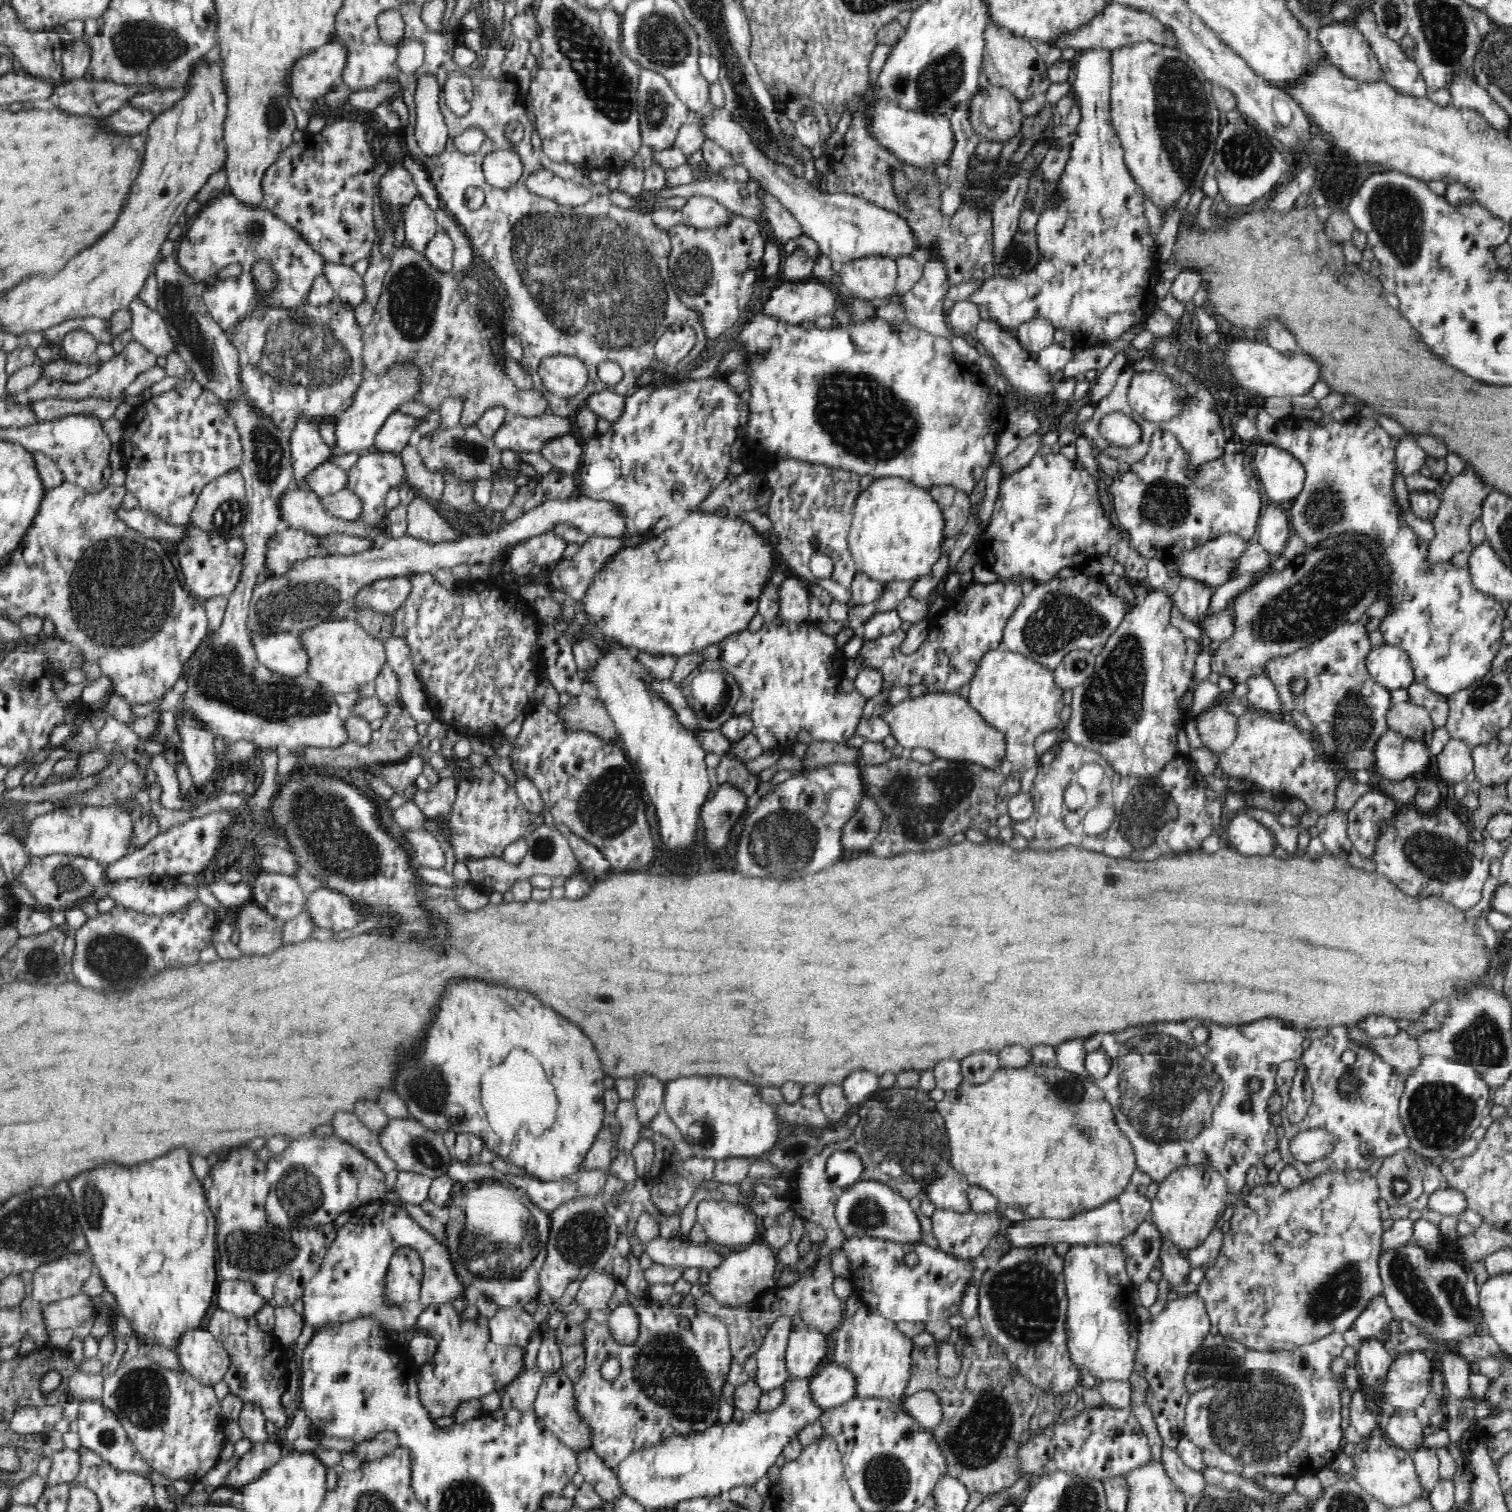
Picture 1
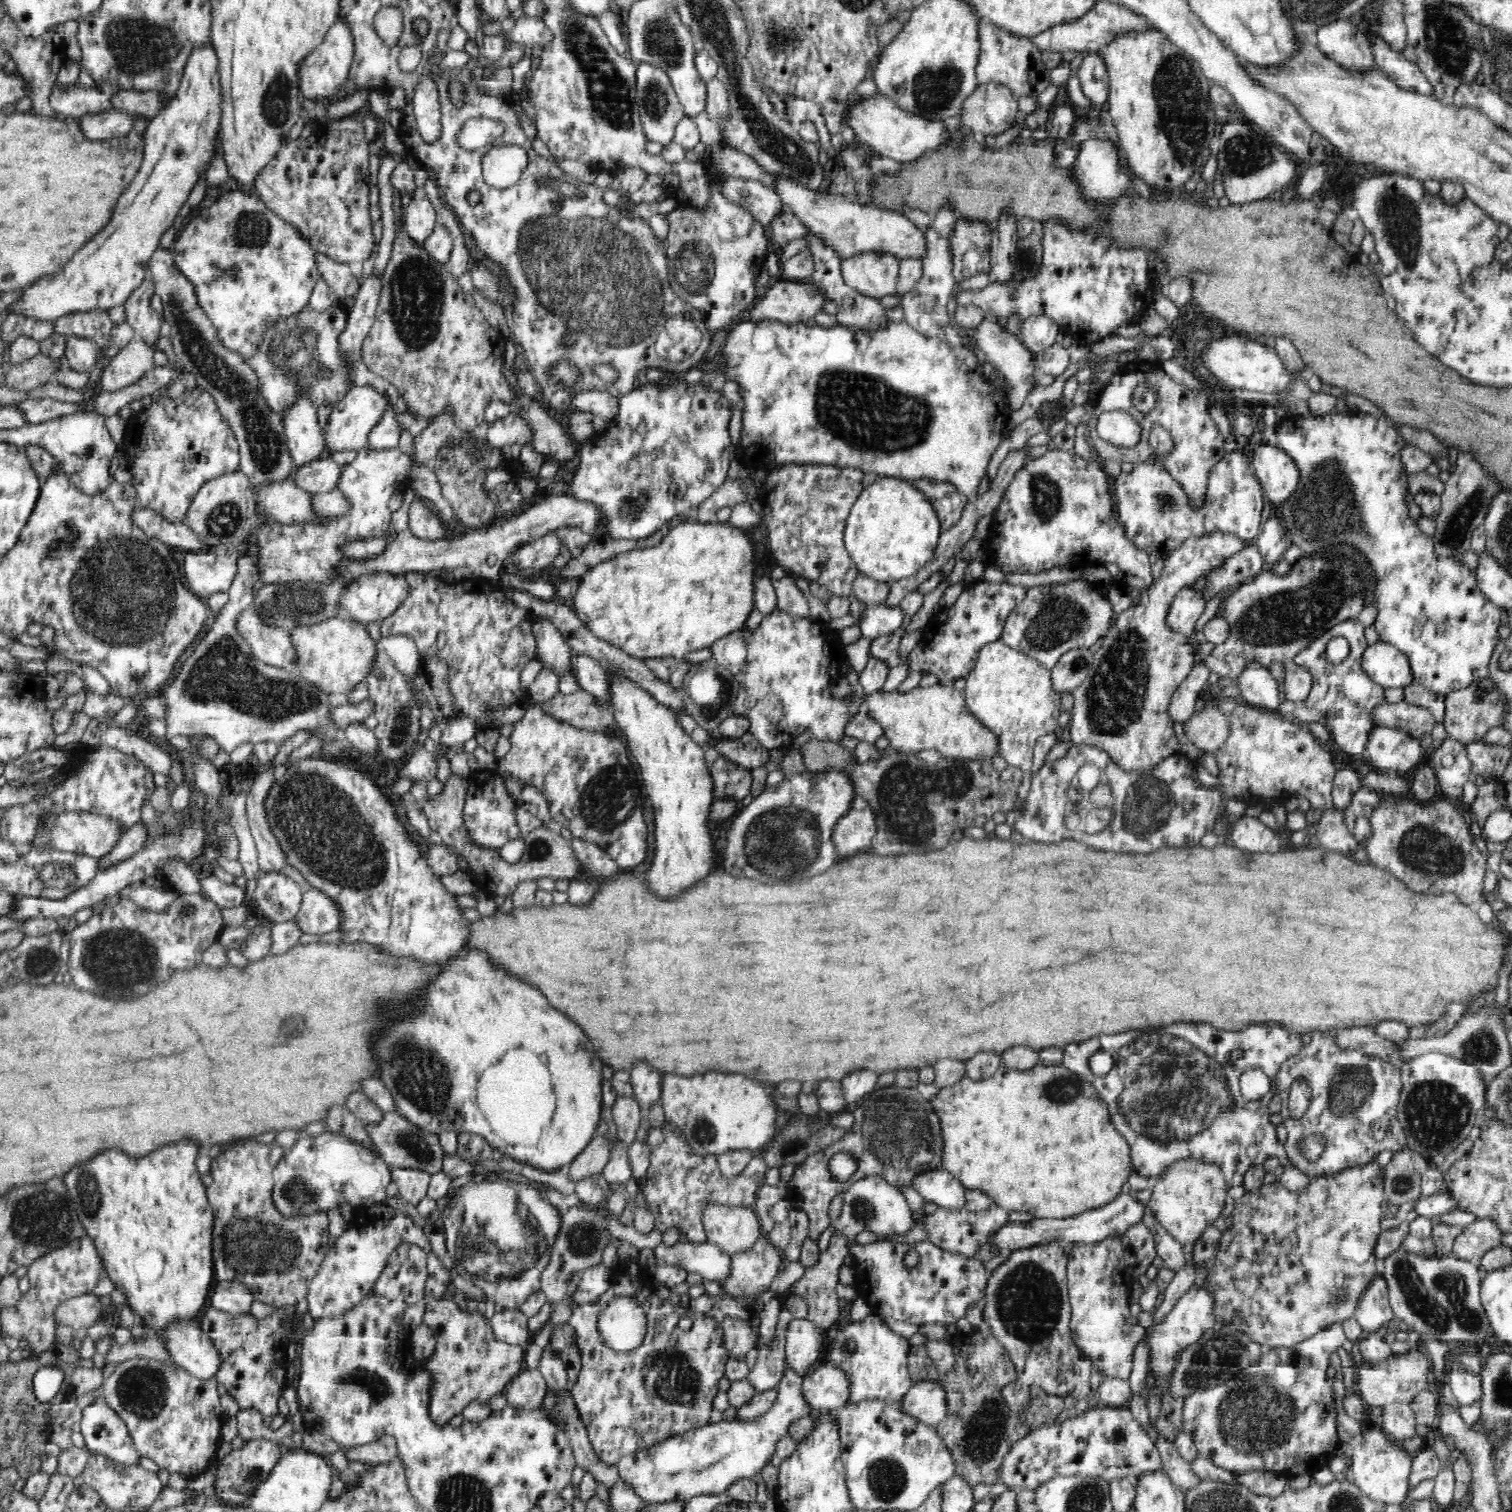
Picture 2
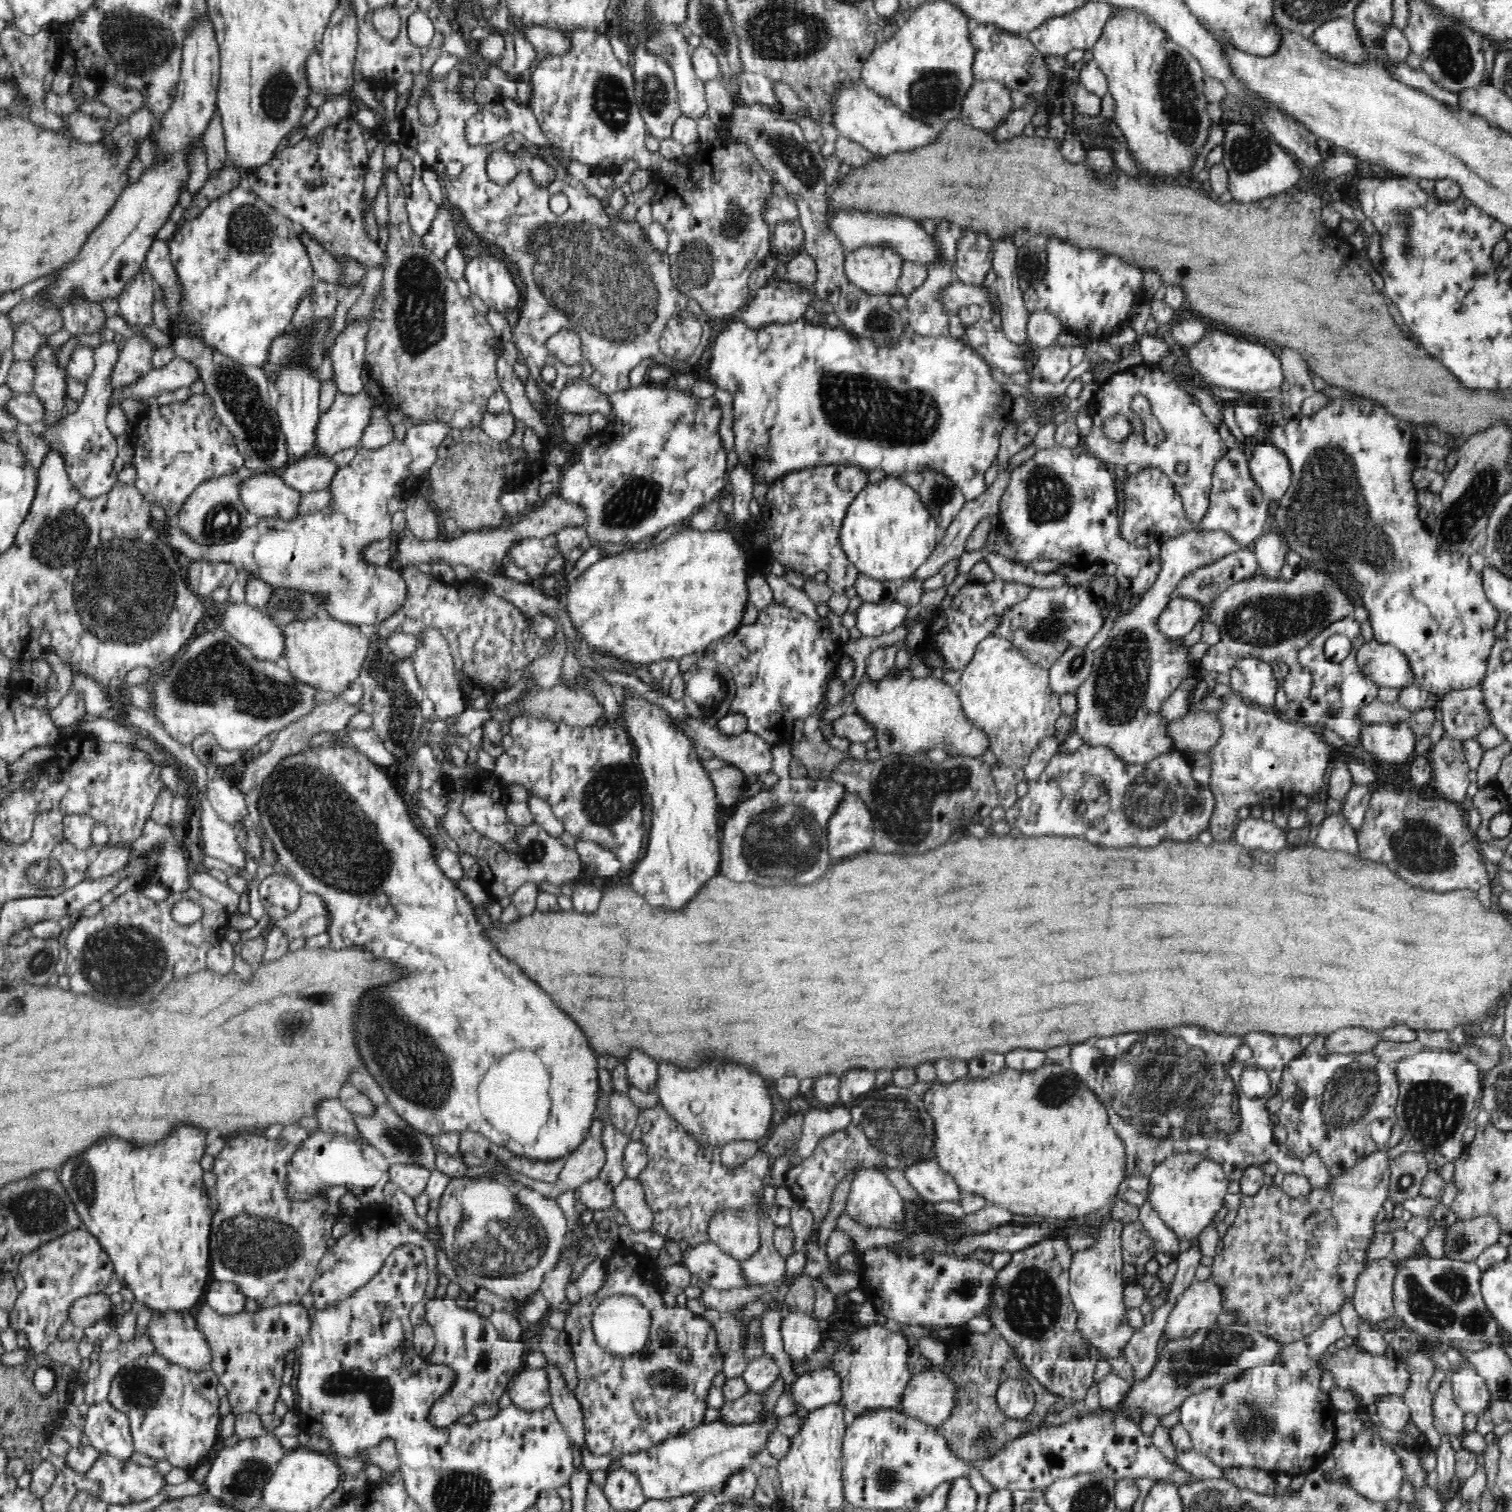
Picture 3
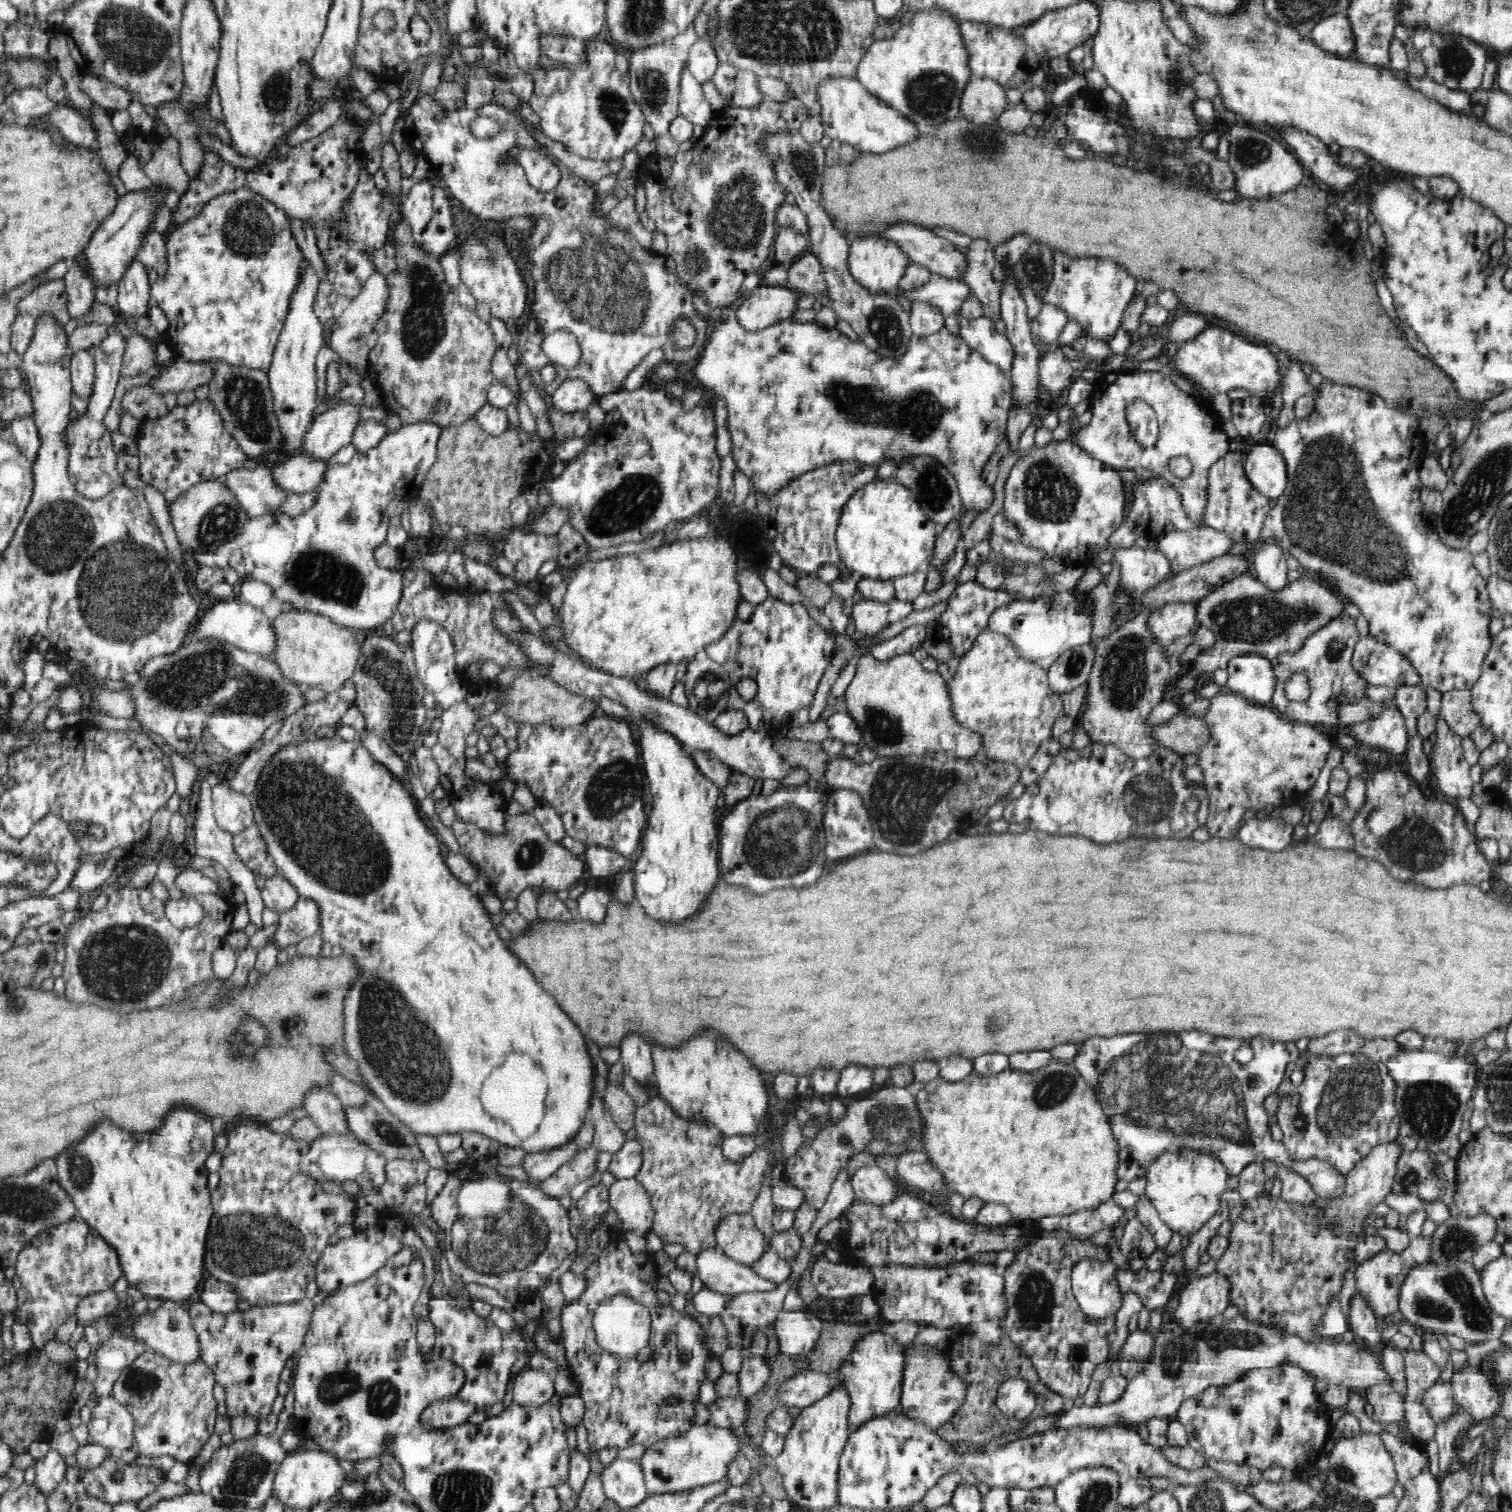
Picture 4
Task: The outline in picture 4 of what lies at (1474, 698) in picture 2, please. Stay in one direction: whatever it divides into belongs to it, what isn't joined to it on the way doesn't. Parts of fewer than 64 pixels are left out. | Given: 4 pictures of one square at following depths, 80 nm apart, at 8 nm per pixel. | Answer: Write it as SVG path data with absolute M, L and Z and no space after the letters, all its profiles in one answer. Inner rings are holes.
M1454 689L1442 692L1440 715L1461 738L1469 737L1470 732L1481 725L1478 717L1471 712L1469 690Z

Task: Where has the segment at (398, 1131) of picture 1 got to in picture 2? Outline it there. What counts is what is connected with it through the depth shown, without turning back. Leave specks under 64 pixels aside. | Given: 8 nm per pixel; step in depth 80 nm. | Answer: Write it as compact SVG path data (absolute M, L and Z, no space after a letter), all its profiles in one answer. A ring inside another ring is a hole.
M383 1111L377 1123L363 1124L371 1143L390 1167L415 1168L430 1174L442 1168L442 1157L446 1155L439 1145L439 1137L415 1127L397 1111Z

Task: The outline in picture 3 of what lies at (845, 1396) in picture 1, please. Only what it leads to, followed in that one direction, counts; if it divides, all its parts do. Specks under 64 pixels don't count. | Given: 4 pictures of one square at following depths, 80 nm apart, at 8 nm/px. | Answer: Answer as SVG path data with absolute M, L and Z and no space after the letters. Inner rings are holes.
M832 1367L824 1369L814 1369L804 1373L797 1374L797 1377L789 1384L787 1396L791 1402L800 1408L810 1410L825 1405L830 1401L841 1400L841 1386L838 1375L833 1371Z

